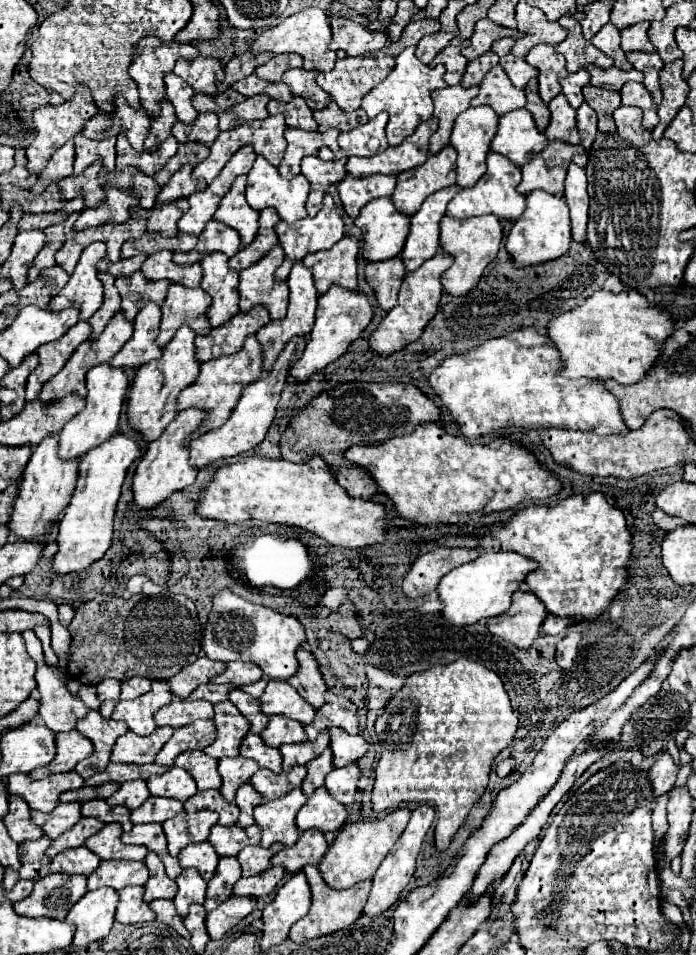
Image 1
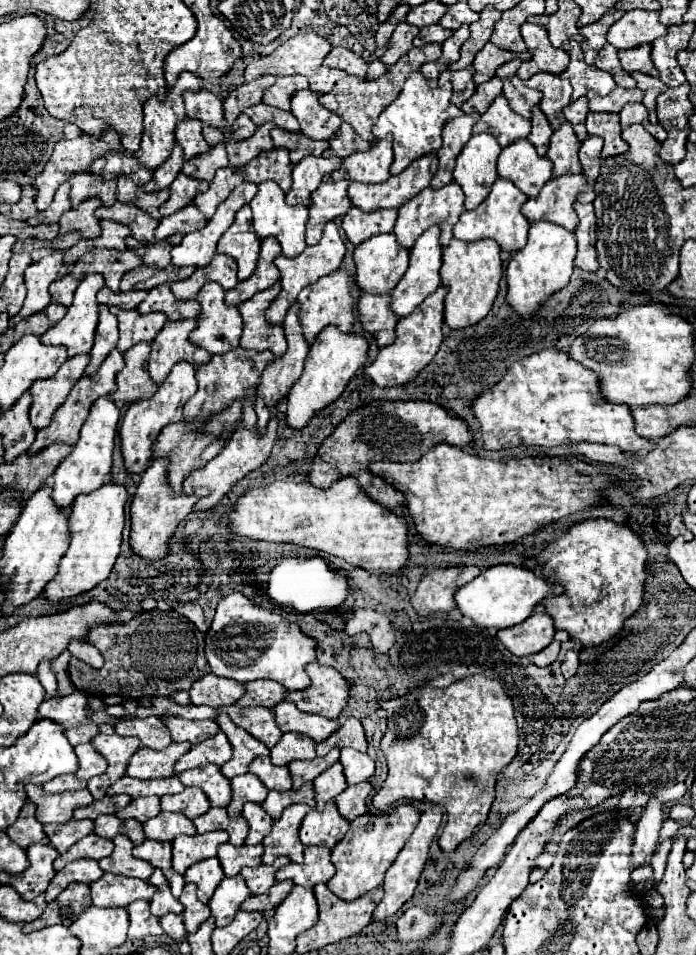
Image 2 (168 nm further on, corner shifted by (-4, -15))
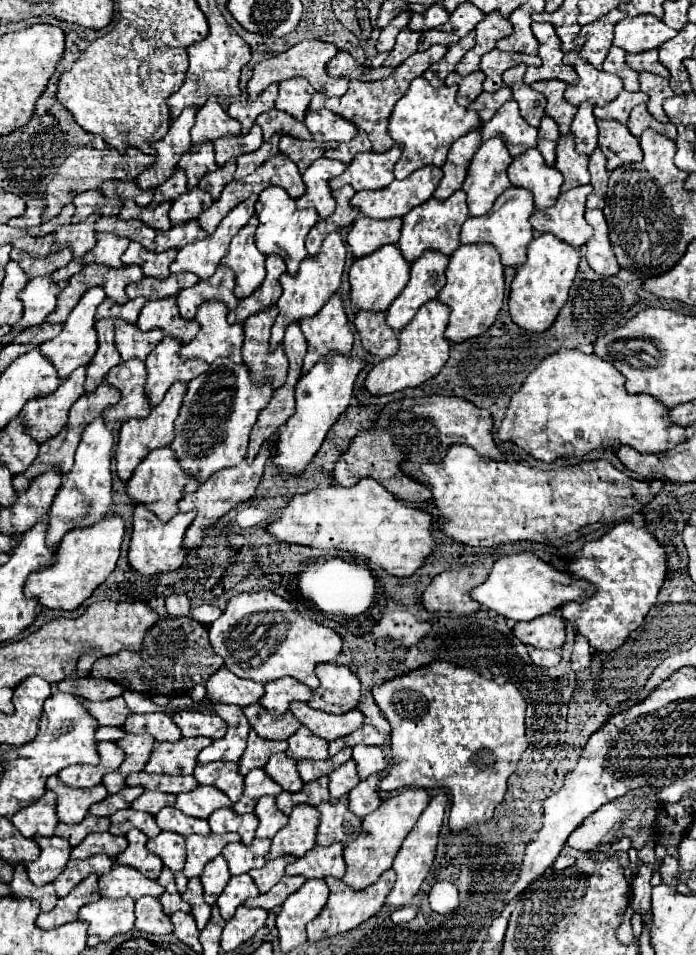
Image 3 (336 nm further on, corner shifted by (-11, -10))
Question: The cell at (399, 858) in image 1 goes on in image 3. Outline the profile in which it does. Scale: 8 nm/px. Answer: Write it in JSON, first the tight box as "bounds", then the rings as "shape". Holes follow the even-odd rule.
{"bounds":[387,792,447,908],"shape":[[[445,792],[433,796],[431,802],[429,802],[429,806],[423,810],[423,814],[419,816],[417,824],[413,826],[413,830],[407,834],[403,846],[399,848],[399,852],[395,856],[395,862],[393,862],[393,870],[397,874],[397,880],[395,880],[393,890],[387,896],[387,904],[389,906],[393,906],[393,908],[407,906],[407,904],[411,904],[411,898],[419,892],[421,882],[429,874],[431,864],[433,864],[433,858],[435,858],[435,848],[437,848],[439,830],[441,830],[443,816],[445,816],[445,806],[447,806],[447,794]]]}

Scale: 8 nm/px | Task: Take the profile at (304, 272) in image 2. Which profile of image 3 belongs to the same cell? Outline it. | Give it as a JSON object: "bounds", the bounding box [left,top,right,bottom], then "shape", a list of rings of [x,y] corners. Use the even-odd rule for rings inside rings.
{"bounds":[271,230,345,348],"shape":[[[335,230],[331,232],[323,246],[321,246],[321,254],[313,256],[313,258],[305,258],[301,262],[301,268],[295,276],[289,276],[287,272],[281,276],[281,288],[283,288],[283,294],[281,298],[277,300],[277,310],[279,310],[279,316],[271,328],[271,346],[277,348],[283,340],[283,334],[287,330],[289,324],[293,322],[299,322],[301,318],[311,318],[313,314],[317,314],[317,310],[321,310],[321,306],[325,306],[329,294],[335,294],[337,288],[341,286],[341,274],[343,274],[343,266],[345,266],[345,246],[343,246],[343,240],[341,240],[341,234]]]}

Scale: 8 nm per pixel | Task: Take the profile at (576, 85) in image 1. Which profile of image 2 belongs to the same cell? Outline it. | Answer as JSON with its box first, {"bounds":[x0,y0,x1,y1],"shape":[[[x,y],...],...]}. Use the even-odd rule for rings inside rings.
{"bounds":[564,97,588,141],"shape":[[[586,97],[572,101],[564,111],[564,117],[572,123],[580,141],[584,141],[586,135],[588,135],[586,133],[586,113],[588,113],[588,99]]]}

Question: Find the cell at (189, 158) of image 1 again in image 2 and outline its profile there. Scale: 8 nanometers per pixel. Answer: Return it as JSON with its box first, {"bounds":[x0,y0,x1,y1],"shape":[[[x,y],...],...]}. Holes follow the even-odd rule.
{"bounds":[160,173,208,215],"shape":[[[178,173],[178,179],[174,179],[174,183],[170,185],[170,197],[166,203],[162,203],[160,213],[172,215],[174,211],[178,211],[186,203],[190,203],[190,199],[194,199],[196,193],[202,193],[206,189],[208,189],[208,181],[194,179],[194,177],[188,177],[184,173]]]}

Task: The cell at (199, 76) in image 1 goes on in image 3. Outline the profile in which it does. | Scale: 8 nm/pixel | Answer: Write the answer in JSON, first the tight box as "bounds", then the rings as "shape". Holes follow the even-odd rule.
{"bounds":[191,98,241,146],"shape":[[[211,98],[195,118],[195,124],[191,128],[191,144],[197,146],[197,142],[215,142],[221,136],[237,136],[241,130],[241,124],[221,108],[221,104]]]}

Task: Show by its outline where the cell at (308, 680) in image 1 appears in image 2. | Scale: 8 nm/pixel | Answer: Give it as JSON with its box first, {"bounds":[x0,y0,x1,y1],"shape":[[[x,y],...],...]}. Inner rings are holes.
{"bounds":[286,663,348,719],"shape":[[[320,663],[306,665],[312,685],[302,691],[288,691],[286,701],[296,703],[304,713],[316,713],[328,719],[338,719],[348,701],[348,681],[332,667]]]}

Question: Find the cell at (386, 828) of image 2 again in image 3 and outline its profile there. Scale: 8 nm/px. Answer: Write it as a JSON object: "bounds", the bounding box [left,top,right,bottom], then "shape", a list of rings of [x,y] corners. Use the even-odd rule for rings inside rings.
{"bounds":[343,788,429,888],"shape":[[[409,788],[393,798],[387,798],[381,802],[381,806],[367,814],[363,818],[363,830],[359,834],[359,838],[355,838],[353,842],[345,844],[345,864],[347,864],[347,872],[343,876],[343,882],[351,888],[367,888],[371,884],[377,882],[377,878],[391,868],[395,854],[399,852],[403,840],[407,838],[407,834],[411,832],[411,828],[415,826],[417,818],[421,816],[421,812],[427,808],[429,804],[429,794],[423,788]]]}

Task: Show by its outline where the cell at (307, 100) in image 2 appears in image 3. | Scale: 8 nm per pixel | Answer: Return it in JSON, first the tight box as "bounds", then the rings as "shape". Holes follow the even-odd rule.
{"bounds":[305,92,357,142],"shape":[[[317,92],[307,108],[305,126],[313,134],[313,140],[317,140],[317,142],[329,142],[329,140],[349,142],[349,140],[353,140],[357,136],[357,128],[351,122],[347,122],[345,118],[341,120],[337,114],[325,110],[323,104],[325,104],[325,94]]]}

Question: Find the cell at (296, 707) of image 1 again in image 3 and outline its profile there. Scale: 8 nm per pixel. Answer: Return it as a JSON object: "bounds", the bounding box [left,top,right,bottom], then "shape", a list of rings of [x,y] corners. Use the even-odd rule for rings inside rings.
{"bounds":[291,702,365,742],"shape":[[[293,702],[291,712],[303,726],[307,726],[315,736],[321,736],[327,742],[343,738],[365,724],[365,716],[357,708],[347,714],[335,716],[335,714],[327,714],[321,710],[313,710],[305,702]]]}

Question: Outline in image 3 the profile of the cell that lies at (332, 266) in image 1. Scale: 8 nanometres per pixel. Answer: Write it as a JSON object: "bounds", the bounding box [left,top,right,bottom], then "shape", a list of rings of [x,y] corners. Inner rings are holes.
{"bounds":[299,294,353,372],"shape":[[[335,294],[329,302],[313,316],[299,322],[301,332],[307,340],[307,356],[303,360],[303,372],[311,370],[329,352],[349,354],[353,346],[353,334],[347,326],[347,316],[341,298]]]}

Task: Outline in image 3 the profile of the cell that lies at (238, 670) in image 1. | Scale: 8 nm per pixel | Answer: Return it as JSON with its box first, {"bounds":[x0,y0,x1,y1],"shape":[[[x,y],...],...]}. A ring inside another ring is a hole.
{"bounds":[261,678,311,716],"shape":[[[281,678],[281,680],[273,680],[265,684],[265,696],[261,698],[261,706],[265,706],[273,716],[281,716],[289,710],[289,704],[295,700],[301,702],[309,702],[311,698],[311,688],[295,682],[295,678]]]}

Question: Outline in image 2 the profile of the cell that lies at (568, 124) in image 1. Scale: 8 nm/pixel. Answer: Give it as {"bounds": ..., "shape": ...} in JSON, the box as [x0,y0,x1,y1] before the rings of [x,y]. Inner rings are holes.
{"bounds":[546,121,580,177],"shape":[[[568,121],[562,123],[560,129],[554,131],[550,139],[550,149],[546,157],[554,163],[554,177],[564,173],[580,173],[580,161],[578,161],[578,149],[580,141]]]}

